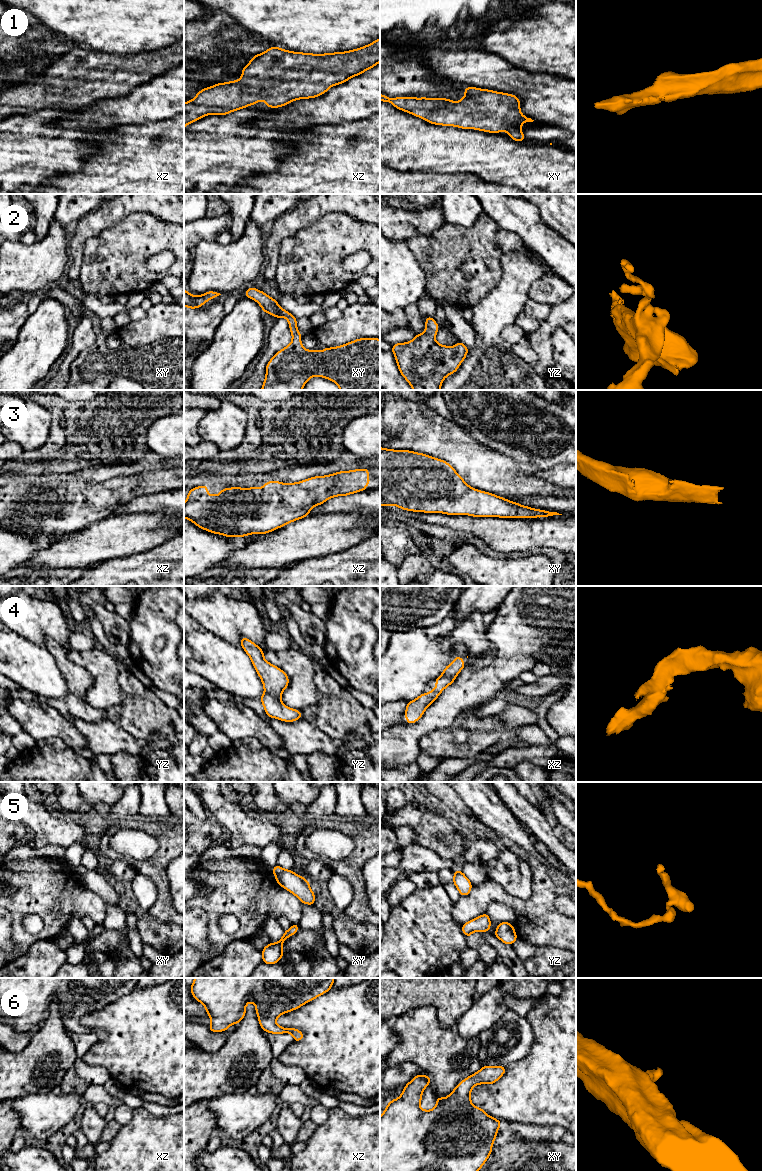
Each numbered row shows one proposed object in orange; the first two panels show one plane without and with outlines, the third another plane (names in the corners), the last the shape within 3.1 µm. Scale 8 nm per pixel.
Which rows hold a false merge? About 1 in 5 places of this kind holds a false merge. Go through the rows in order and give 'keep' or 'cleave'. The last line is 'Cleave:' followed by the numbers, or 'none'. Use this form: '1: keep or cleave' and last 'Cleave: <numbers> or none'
1: keep
2: keep
3: keep
4: keep
5: keep
6: keep
Cleave: none

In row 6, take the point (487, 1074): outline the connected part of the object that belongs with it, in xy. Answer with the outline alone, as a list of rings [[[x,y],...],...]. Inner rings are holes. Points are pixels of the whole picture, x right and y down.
[[[500,1065],[482,1066],[478,1072],[470,1075],[456,1085],[454,1090],[447,1097],[441,1098],[437,1096],[437,1104],[432,1110],[423,1110],[420,1107],[422,1093],[431,1083],[430,1076],[414,1076],[413,1079],[405,1085],[403,1093],[397,1099],[390,1100],[383,1114],[380,1116],[380,1171],[479,1171],[484,1163],[488,1160],[489,1155],[492,1153],[492,1146],[502,1123],[500,1120],[486,1114],[482,1108],[475,1107],[471,1103],[471,1090],[474,1086],[479,1084],[494,1084],[504,1075],[505,1071],[506,1067]]]

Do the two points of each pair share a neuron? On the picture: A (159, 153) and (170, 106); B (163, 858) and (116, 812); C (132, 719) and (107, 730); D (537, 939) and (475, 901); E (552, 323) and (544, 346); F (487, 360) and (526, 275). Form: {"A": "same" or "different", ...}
{"A": "different", "B": "different", "C": "different", "D": "same", "E": "same", "F": "same"}

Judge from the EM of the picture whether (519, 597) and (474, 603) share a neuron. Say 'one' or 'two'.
two

